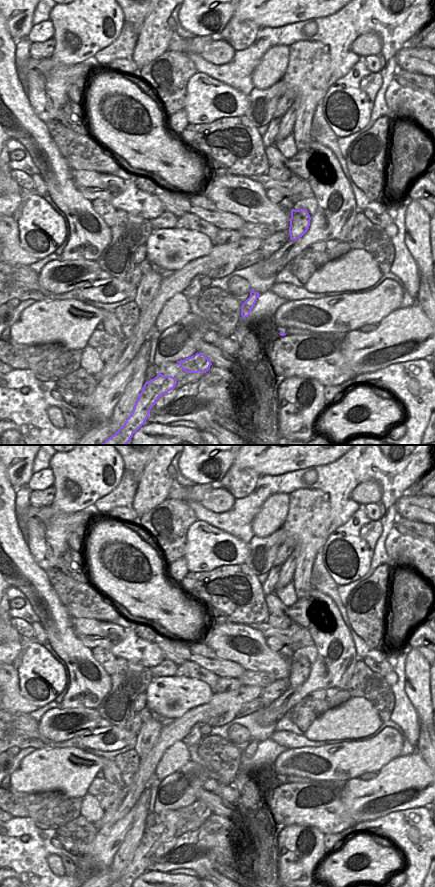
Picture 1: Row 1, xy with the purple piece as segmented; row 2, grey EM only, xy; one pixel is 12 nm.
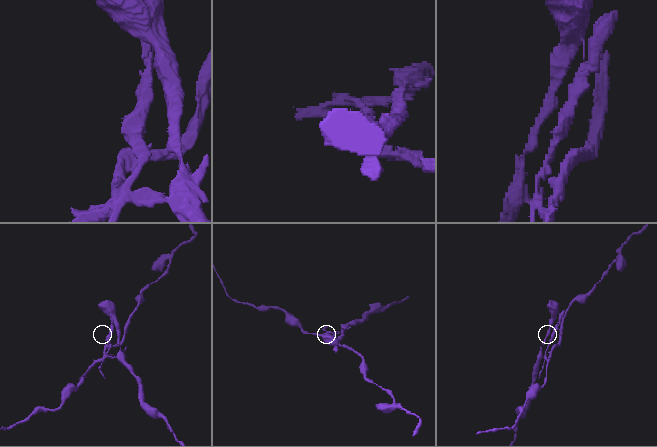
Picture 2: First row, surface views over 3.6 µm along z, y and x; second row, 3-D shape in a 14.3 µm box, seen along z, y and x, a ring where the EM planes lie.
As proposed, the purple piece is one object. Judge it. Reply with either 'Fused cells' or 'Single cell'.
Fused cells.

